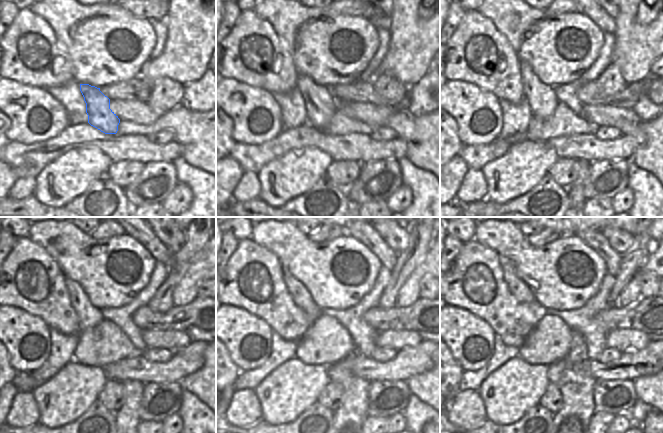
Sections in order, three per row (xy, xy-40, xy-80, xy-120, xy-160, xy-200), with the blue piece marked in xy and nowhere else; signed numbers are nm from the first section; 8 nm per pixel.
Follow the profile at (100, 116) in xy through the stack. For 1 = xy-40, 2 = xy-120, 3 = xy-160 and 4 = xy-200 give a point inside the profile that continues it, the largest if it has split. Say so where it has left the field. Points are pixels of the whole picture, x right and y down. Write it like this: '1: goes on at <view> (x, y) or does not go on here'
1: goes on at xy-40 (320, 104)
2: goes on at xy-120 (88, 315)
3: goes on at xy-160 (300, 295)
4: goes on at xy-200 (520, 290)

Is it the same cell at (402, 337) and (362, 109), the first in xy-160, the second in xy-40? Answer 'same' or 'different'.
same

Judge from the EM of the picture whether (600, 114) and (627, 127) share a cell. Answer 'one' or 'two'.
two

